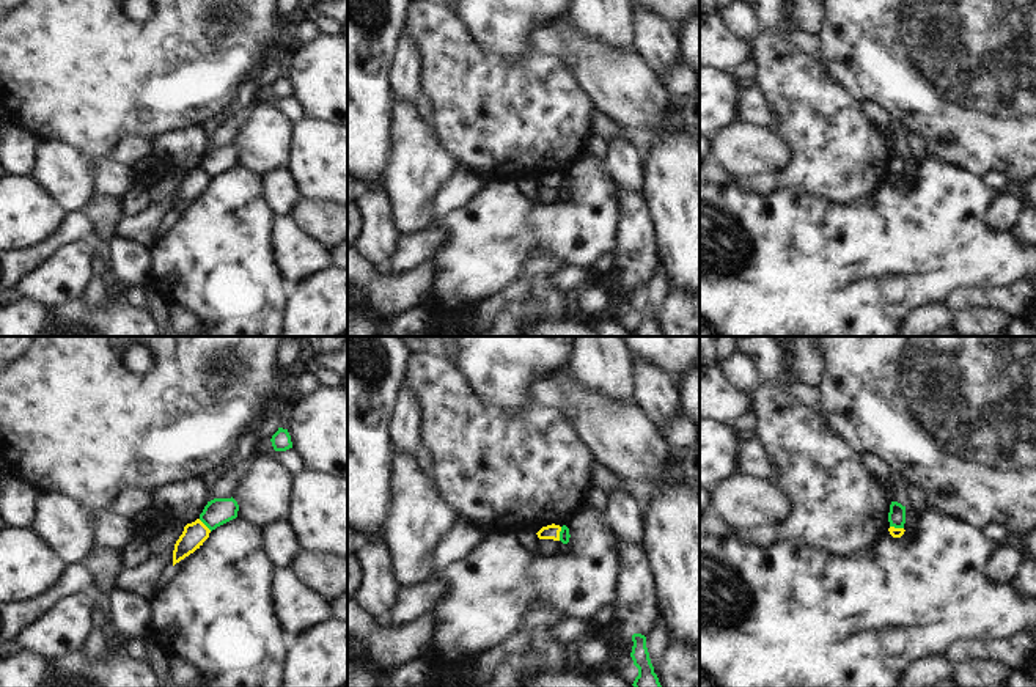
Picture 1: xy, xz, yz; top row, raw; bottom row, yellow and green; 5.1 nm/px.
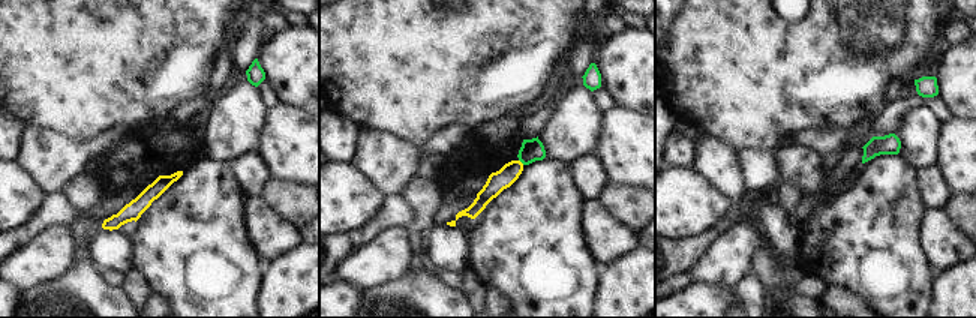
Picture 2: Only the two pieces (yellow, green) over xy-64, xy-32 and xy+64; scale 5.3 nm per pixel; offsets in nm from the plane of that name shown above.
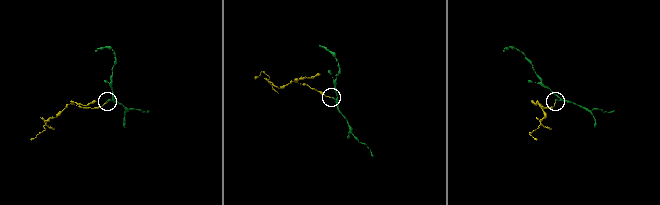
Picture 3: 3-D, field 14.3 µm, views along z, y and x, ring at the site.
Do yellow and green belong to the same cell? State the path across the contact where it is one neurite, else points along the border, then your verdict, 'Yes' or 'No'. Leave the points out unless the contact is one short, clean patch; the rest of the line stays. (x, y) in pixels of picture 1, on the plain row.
Boundary: xz (562, 175), (558, 187). No

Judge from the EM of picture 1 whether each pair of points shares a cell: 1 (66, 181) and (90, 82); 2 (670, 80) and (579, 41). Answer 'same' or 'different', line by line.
1: different
2: different

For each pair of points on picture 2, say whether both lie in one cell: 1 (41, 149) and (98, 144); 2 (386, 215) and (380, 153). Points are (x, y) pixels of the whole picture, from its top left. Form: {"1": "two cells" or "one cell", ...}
{"1": "one cell", "2": "two cells"}

